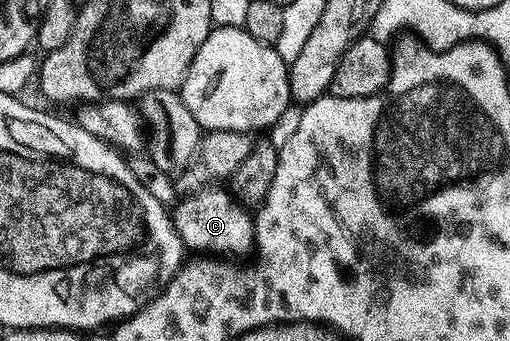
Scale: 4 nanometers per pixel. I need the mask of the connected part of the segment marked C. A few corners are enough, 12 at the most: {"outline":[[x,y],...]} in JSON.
{"outline":[[223,186],[170,211],[189,252],[251,256],[253,216]]}

